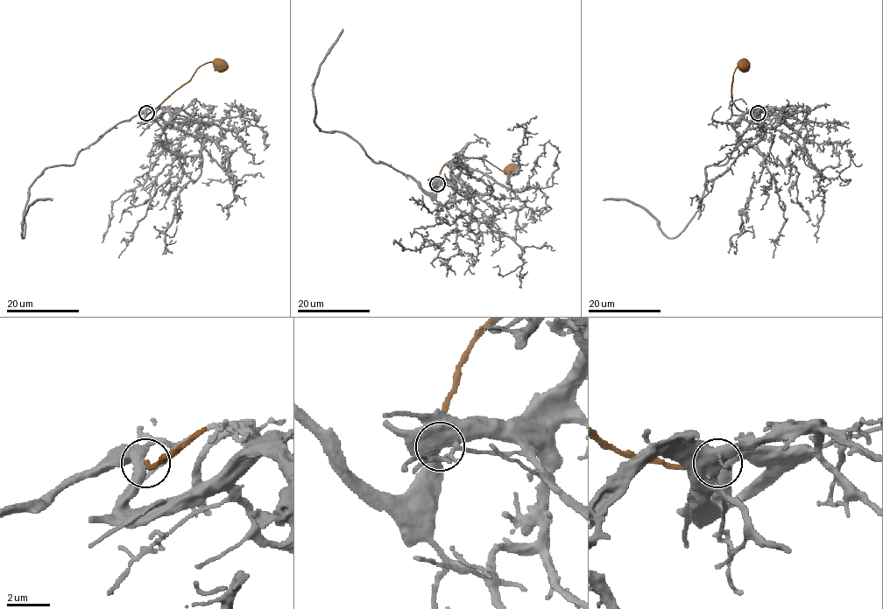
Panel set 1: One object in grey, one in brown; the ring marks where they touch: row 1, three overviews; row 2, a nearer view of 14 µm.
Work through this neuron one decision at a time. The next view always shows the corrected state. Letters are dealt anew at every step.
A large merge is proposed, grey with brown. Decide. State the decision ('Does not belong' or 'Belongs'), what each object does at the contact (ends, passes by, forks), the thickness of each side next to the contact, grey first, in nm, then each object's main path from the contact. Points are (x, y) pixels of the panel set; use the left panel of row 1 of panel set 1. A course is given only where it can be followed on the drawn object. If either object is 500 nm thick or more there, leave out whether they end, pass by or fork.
Does not belong. Thickness 500 nm (grey) against 180 nm. Course of grey: (146, 113), (109, 129), (71, 164), (45, 168), (31, 186), (23, 238), (28, 207), (37, 199), (52, 200). Course of brown: (146, 113), (183, 86), (208, 62), (219, 63)

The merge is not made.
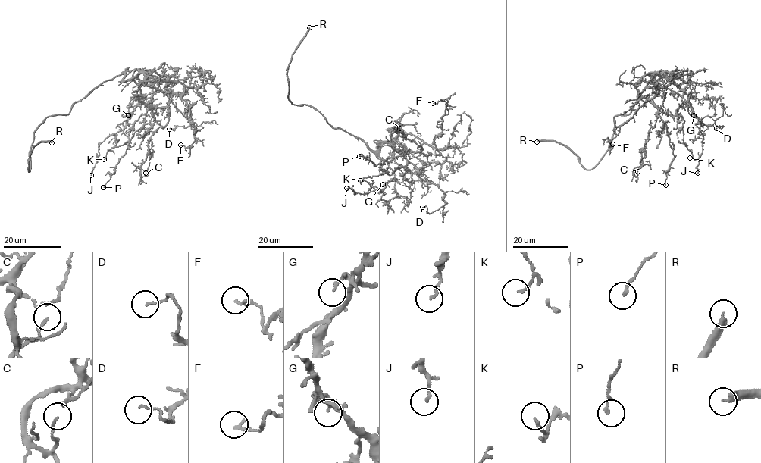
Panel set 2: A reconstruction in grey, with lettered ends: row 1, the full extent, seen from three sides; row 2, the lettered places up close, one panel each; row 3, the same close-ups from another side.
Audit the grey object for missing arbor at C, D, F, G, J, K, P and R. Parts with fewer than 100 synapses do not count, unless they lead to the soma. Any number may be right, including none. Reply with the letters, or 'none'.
R

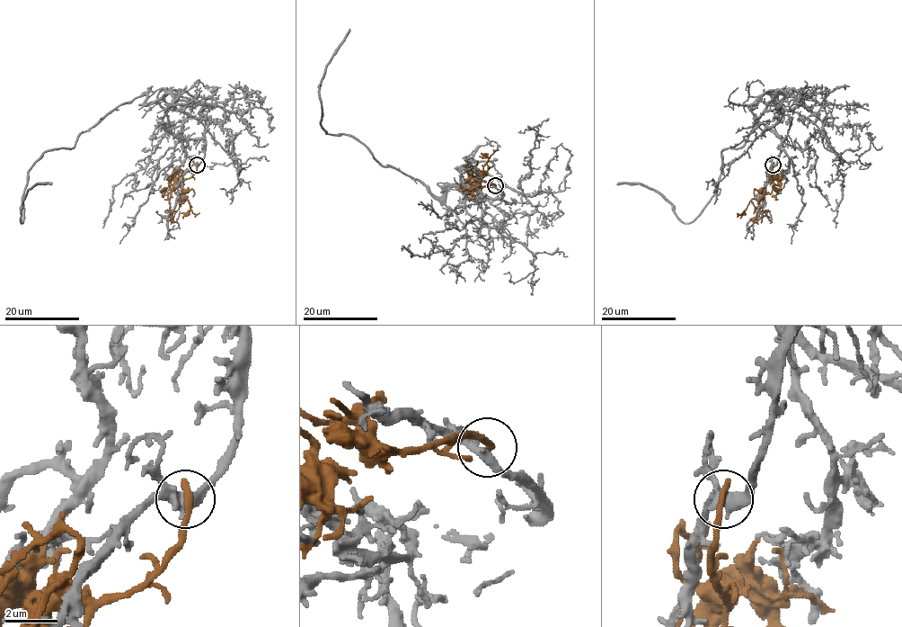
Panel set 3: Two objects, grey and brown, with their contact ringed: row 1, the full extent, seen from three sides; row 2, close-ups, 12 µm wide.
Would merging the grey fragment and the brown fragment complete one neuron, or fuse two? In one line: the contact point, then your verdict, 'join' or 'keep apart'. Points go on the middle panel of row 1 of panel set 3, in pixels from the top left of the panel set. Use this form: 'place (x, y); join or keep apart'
place (495, 185); keep apart

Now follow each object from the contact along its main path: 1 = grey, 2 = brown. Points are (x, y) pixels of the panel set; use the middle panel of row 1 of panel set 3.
1: (495, 186), (499, 198), (479, 195), (466, 165), (468, 176), (434, 196), (322, 129), (319, 84), (349, 29)
2: (495, 186), (481, 186), (477, 174), (473, 174), (471, 168), (478, 160)

